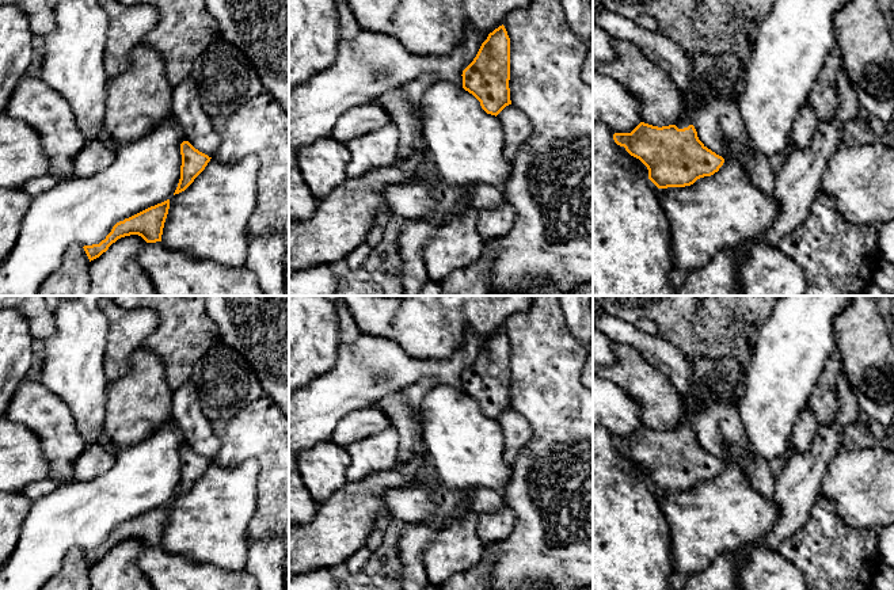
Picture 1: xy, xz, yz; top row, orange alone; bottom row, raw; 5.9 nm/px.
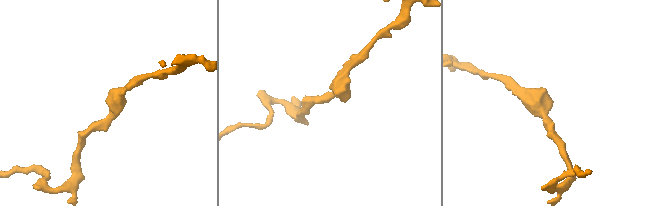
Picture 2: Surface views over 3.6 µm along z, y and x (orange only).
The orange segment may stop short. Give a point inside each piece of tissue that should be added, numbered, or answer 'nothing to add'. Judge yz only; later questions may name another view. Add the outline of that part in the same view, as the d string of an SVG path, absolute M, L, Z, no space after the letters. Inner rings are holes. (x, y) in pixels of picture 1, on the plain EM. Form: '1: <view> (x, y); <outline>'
1: yz (725, 379); M689 357L693 369L693 392L681 396L682 419L678 433L692 429L692 416L696 407L705 399L718 397L737 406L745 387L745 369L735 358L722 358L714 362L708 358Z

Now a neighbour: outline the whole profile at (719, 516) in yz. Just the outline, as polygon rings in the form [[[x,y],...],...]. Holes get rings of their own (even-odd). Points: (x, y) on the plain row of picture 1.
[[[735,463],[724,464],[718,476],[700,481],[691,490],[658,492],[658,496],[673,532],[673,567],[685,576],[704,570],[723,553],[734,553],[750,543],[764,544],[780,517],[776,499],[766,499],[754,490],[746,473]]]

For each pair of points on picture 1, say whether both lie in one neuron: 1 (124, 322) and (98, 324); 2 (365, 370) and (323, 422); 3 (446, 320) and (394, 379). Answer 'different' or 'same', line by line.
1: different
2: same
3: different

